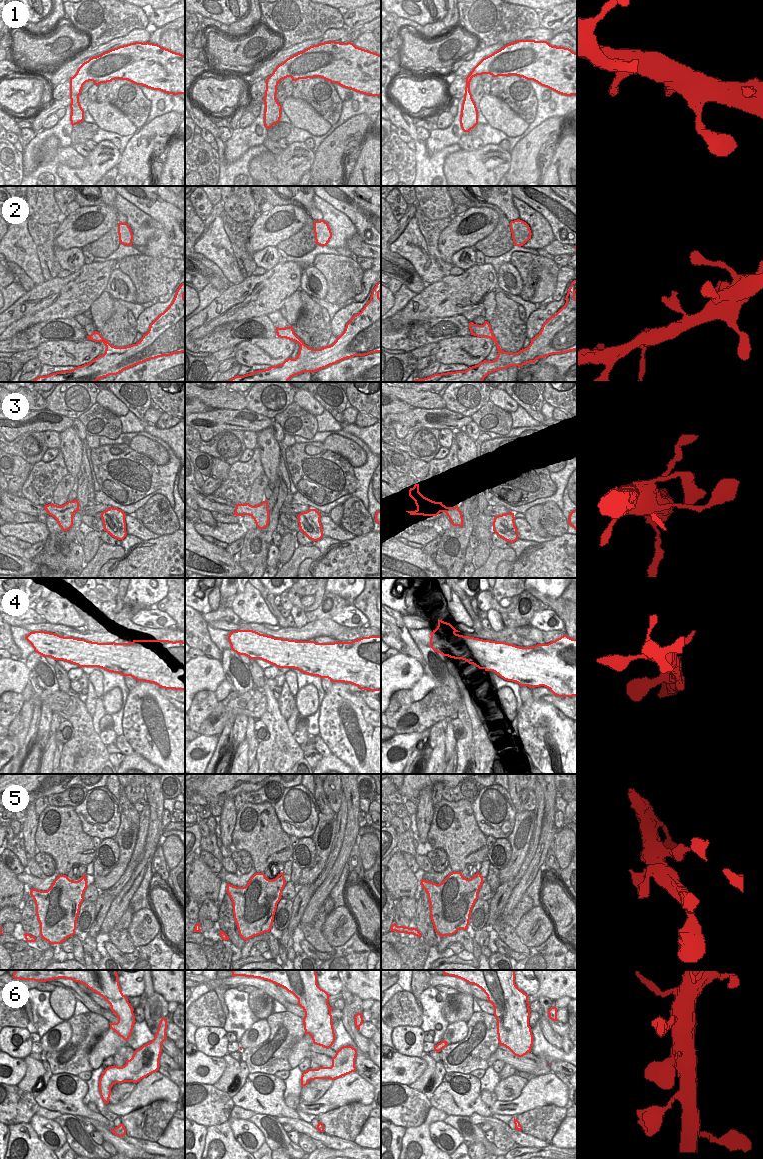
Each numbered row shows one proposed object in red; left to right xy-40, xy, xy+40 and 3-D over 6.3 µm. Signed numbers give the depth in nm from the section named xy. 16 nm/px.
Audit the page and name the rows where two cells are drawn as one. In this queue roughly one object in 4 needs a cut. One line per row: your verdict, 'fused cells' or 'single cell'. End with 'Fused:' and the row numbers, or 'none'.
1: single cell
2: single cell
3: single cell
4: single cell
5: single cell
6: single cell
Fused: none

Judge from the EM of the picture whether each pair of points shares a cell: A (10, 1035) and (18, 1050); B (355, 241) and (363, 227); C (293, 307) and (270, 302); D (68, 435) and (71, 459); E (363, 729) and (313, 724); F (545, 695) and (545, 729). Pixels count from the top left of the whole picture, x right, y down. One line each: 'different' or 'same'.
A: same
B: different
C: different
D: same
E: different
F: different

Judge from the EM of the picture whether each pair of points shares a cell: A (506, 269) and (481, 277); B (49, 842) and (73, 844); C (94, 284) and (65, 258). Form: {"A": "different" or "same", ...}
{"A": "different", "B": "same", "C": "different"}

